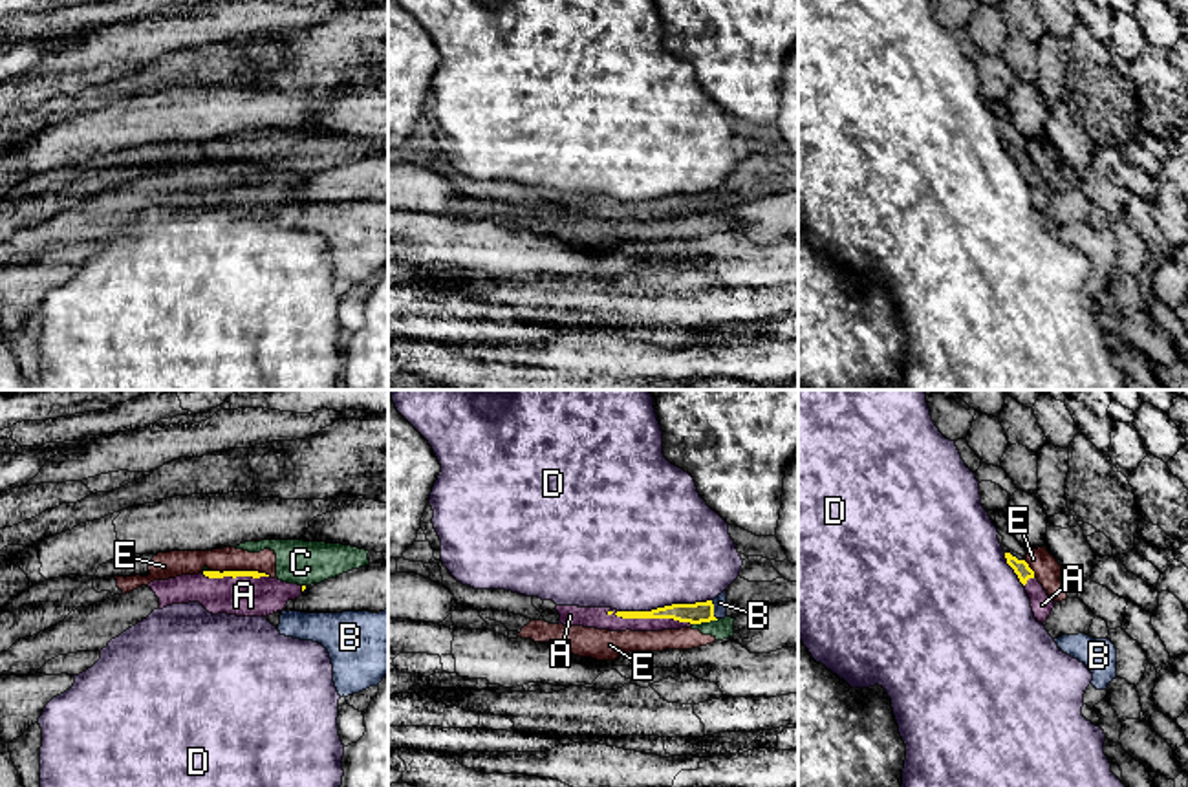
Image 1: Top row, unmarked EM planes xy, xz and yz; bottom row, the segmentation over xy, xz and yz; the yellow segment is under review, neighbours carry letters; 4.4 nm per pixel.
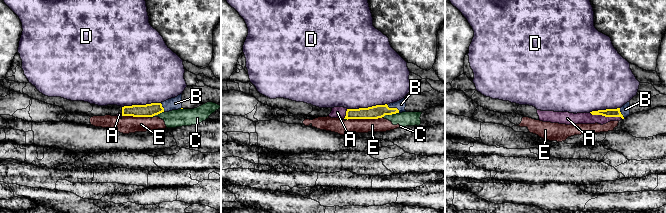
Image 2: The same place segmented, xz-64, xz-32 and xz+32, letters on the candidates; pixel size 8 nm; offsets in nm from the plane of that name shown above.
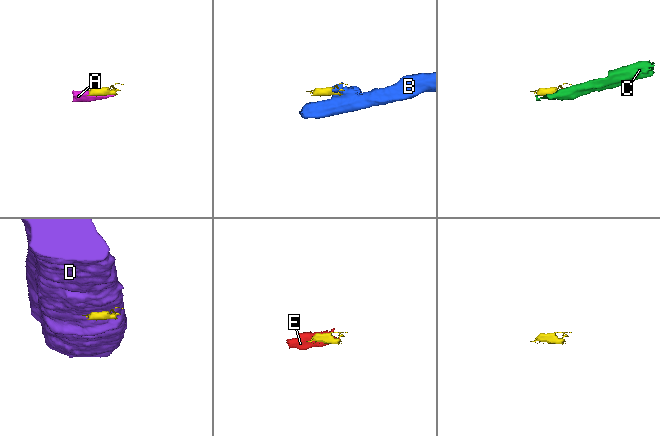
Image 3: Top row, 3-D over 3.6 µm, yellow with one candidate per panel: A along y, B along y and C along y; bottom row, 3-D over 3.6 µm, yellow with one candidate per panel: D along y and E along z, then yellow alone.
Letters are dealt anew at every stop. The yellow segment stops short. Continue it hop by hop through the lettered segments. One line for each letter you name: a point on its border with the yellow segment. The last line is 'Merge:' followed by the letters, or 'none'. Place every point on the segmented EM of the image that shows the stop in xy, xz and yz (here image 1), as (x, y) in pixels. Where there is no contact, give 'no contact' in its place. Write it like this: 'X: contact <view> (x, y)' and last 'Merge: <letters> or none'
A: contact xz (648, 617)
Merge: A

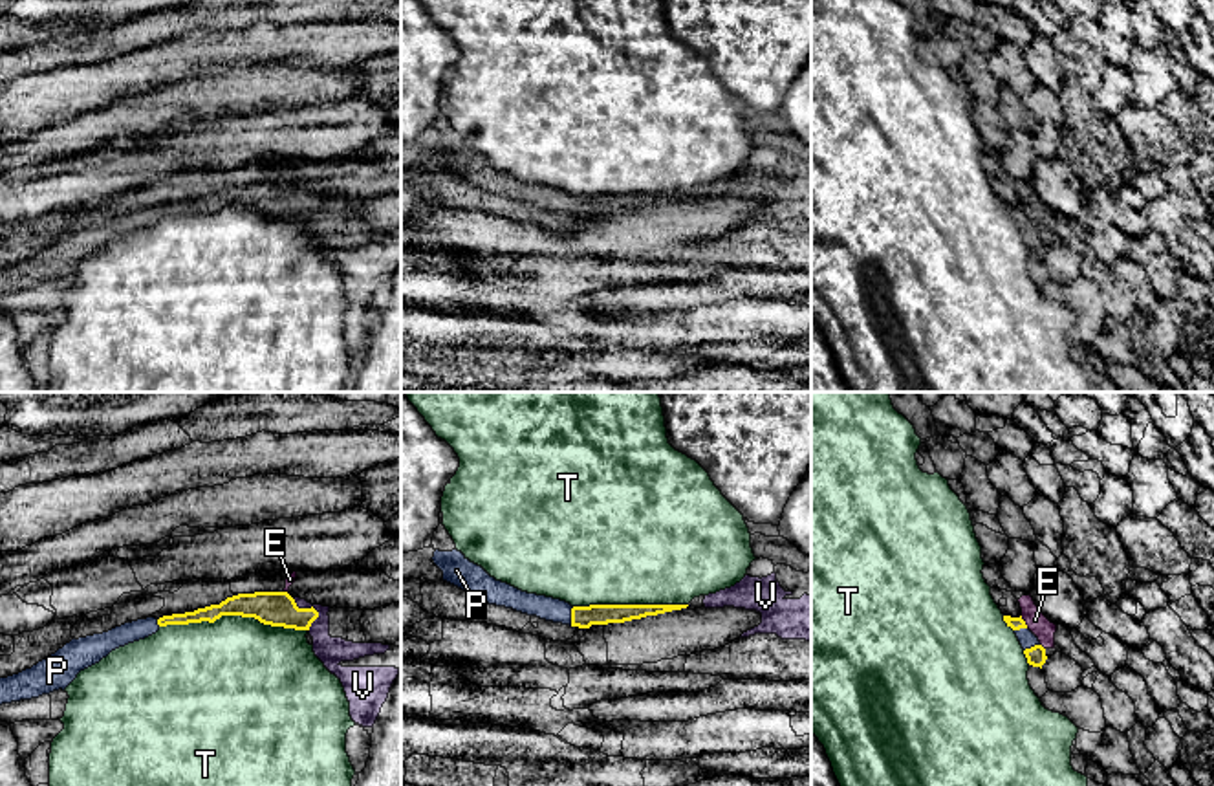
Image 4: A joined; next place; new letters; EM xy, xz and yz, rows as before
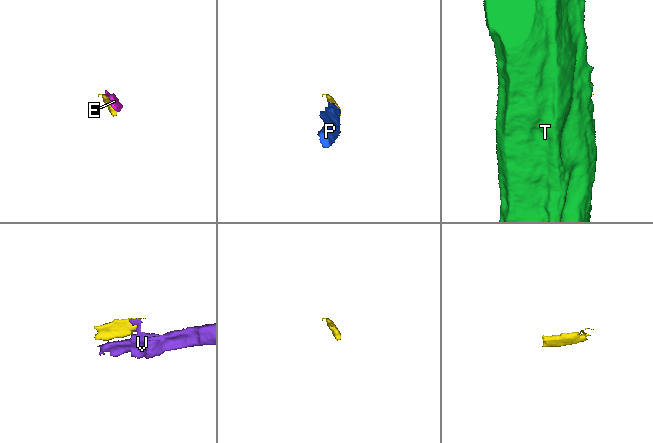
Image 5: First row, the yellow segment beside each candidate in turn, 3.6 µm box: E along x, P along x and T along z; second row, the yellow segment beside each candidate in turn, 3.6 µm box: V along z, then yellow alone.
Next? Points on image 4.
P: contact xz (572, 616)
Merge: P

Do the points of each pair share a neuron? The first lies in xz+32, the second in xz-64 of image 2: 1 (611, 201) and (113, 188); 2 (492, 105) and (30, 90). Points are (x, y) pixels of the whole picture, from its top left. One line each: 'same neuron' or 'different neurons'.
1: different neurons
2: same neuron

